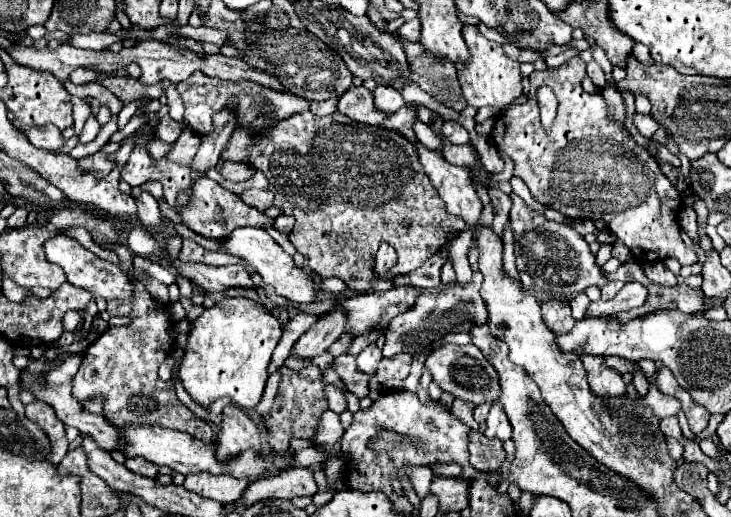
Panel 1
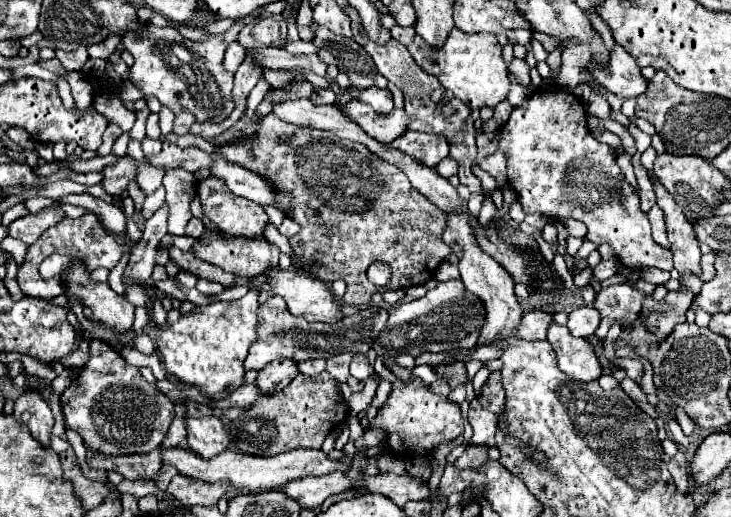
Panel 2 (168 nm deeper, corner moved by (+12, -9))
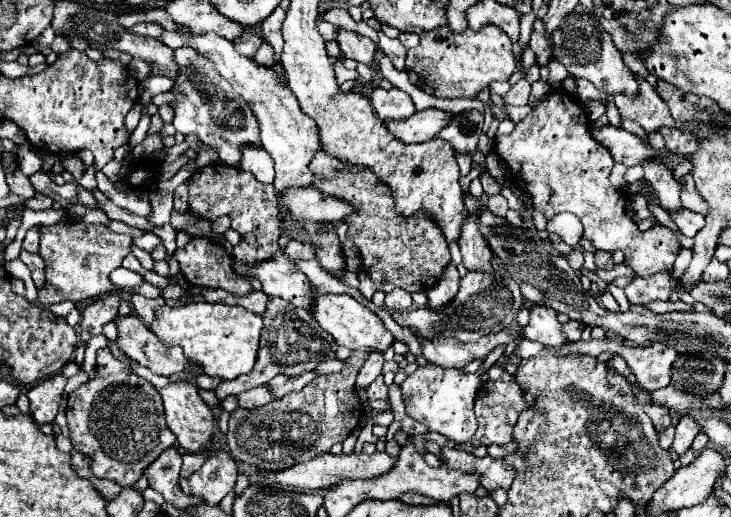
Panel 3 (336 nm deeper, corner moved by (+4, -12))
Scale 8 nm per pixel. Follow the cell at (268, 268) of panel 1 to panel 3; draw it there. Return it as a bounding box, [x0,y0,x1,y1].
[314,290,394,352]

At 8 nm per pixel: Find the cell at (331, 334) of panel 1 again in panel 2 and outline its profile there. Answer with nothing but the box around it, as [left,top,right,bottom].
[258,361,298,393]

